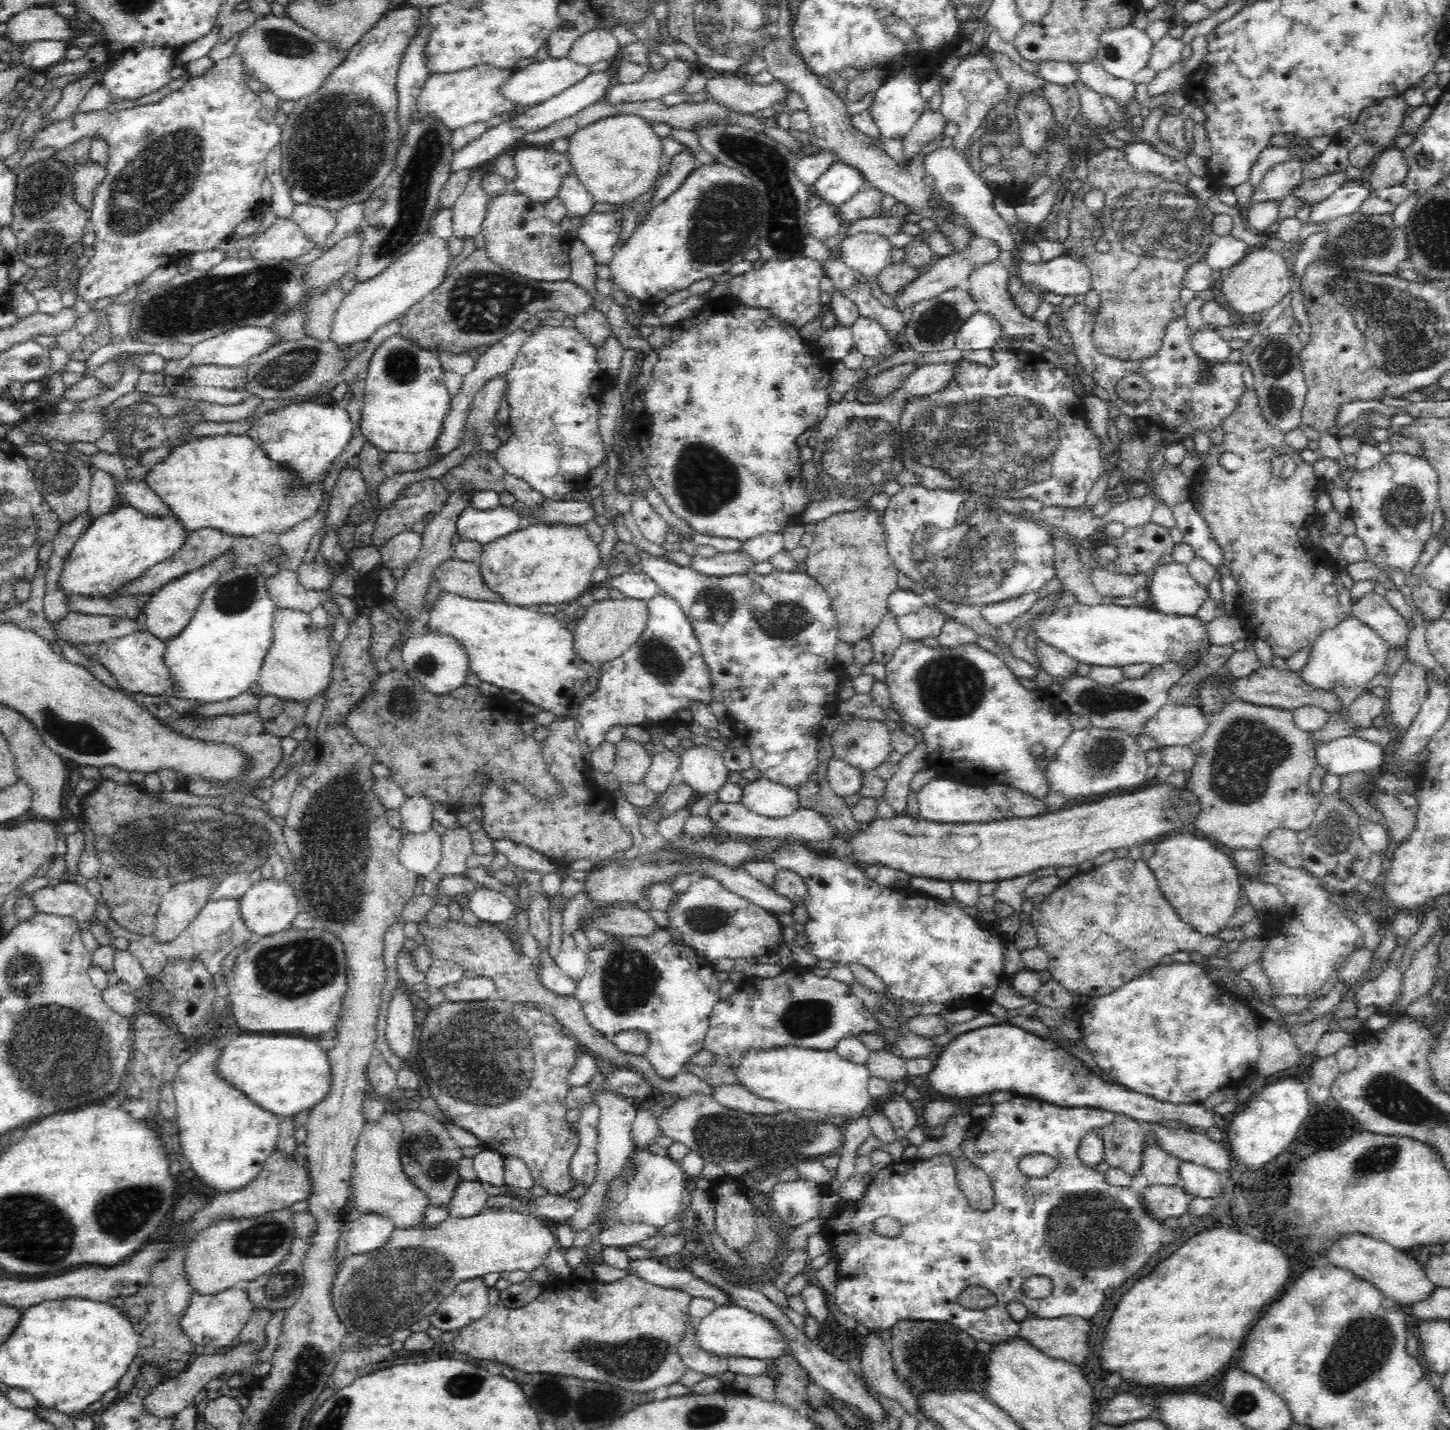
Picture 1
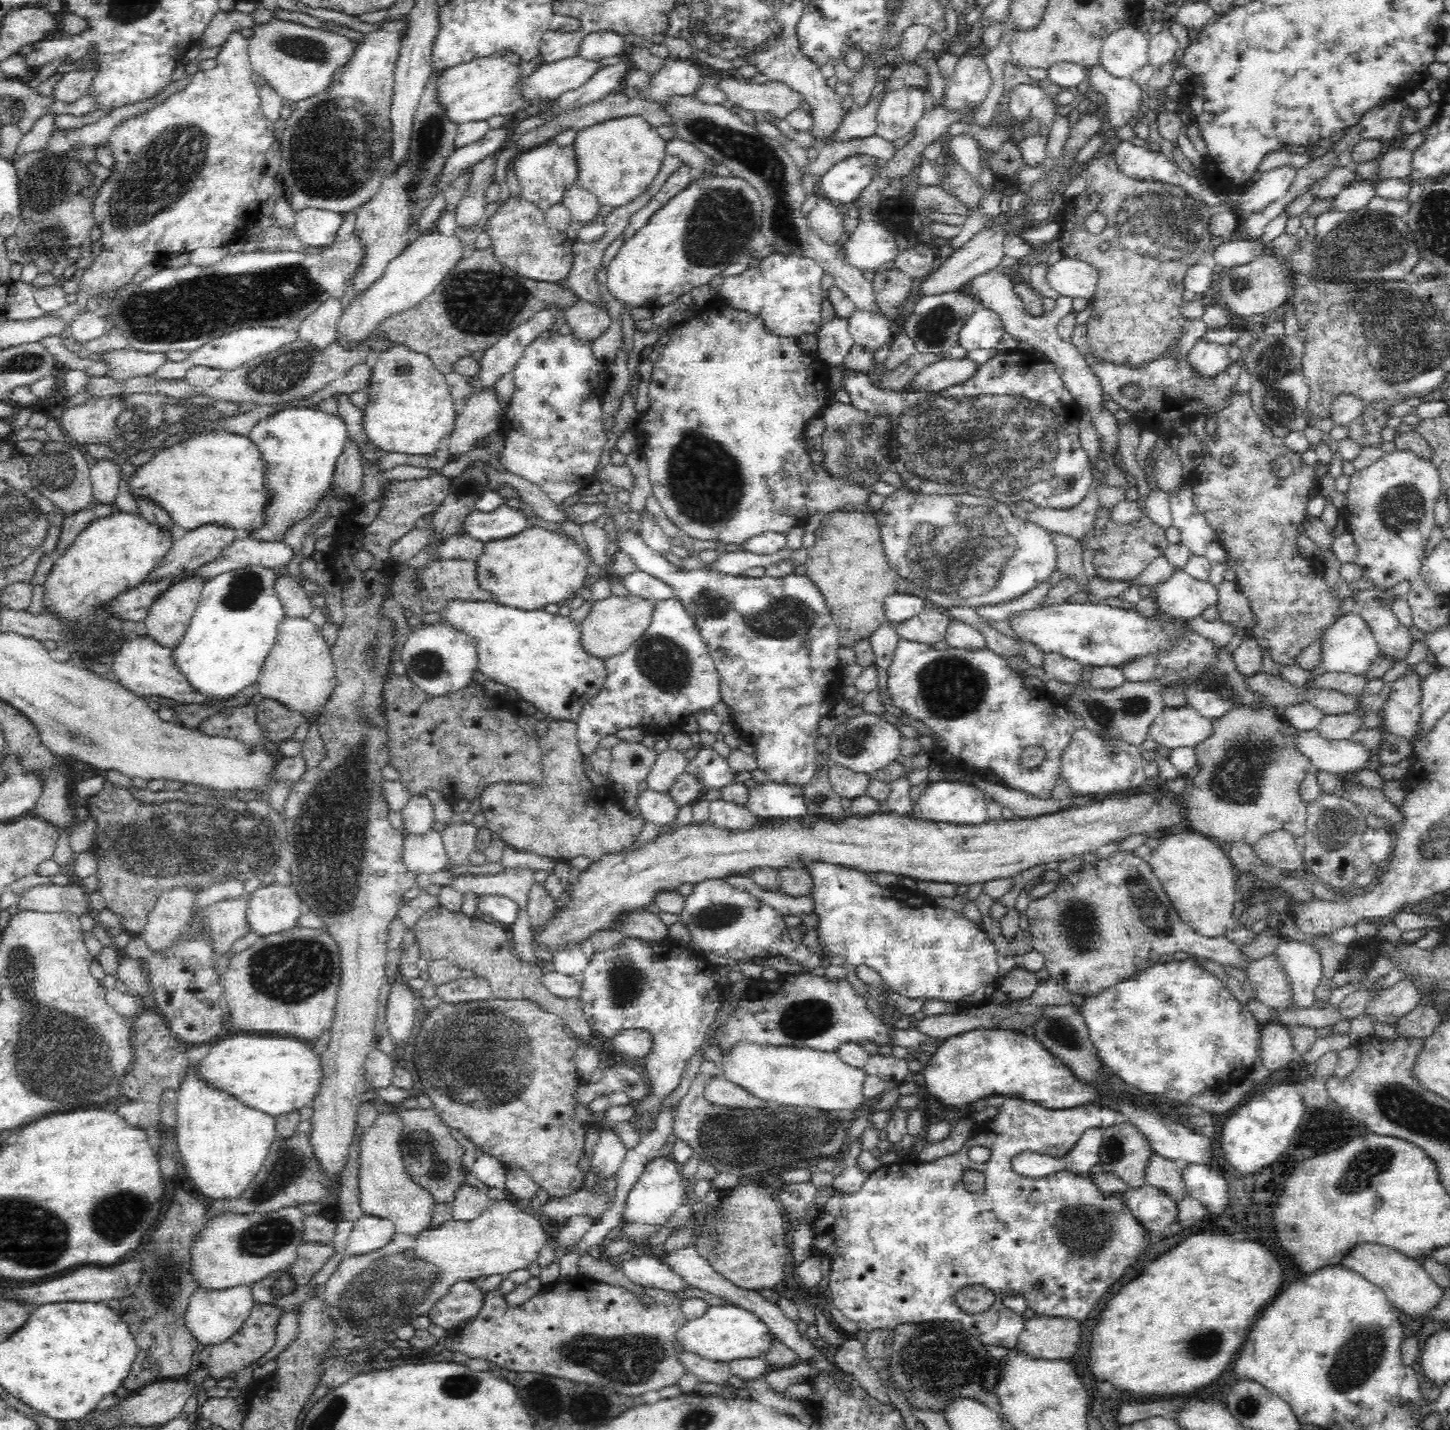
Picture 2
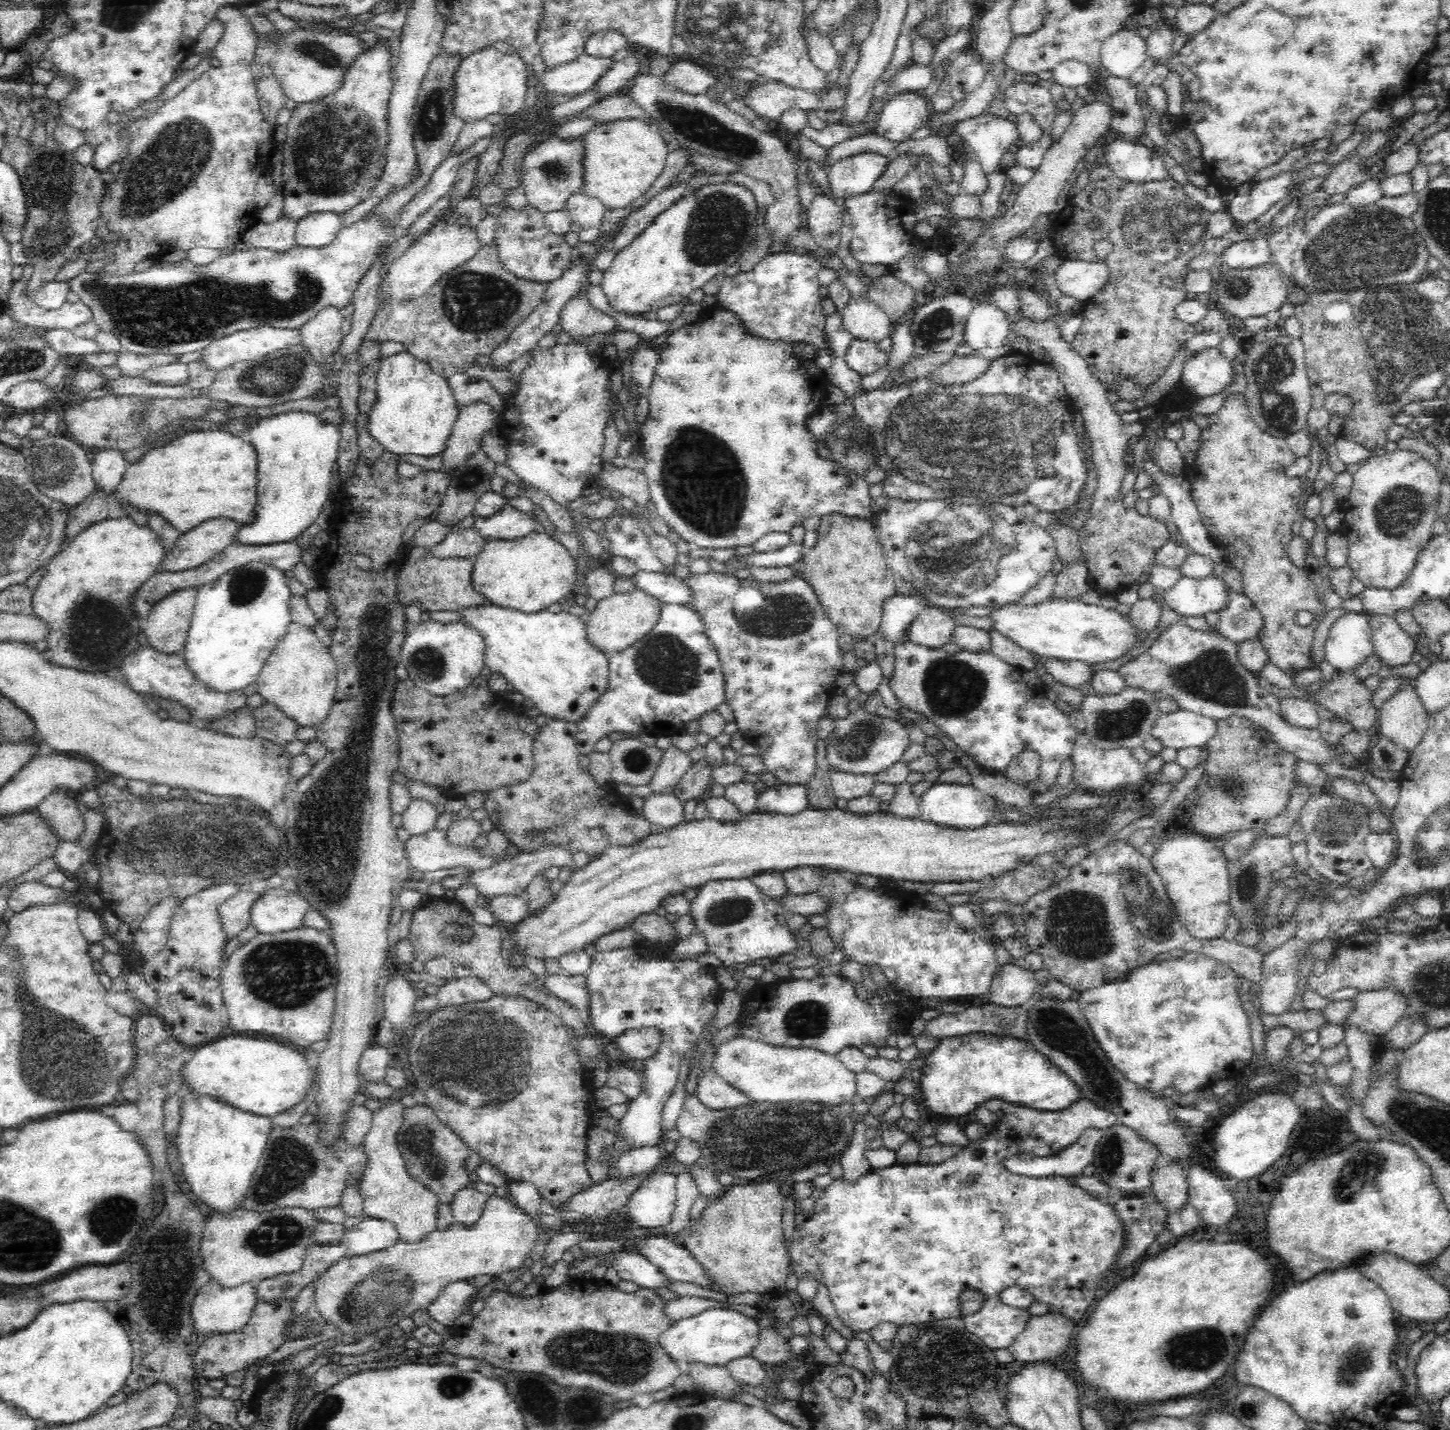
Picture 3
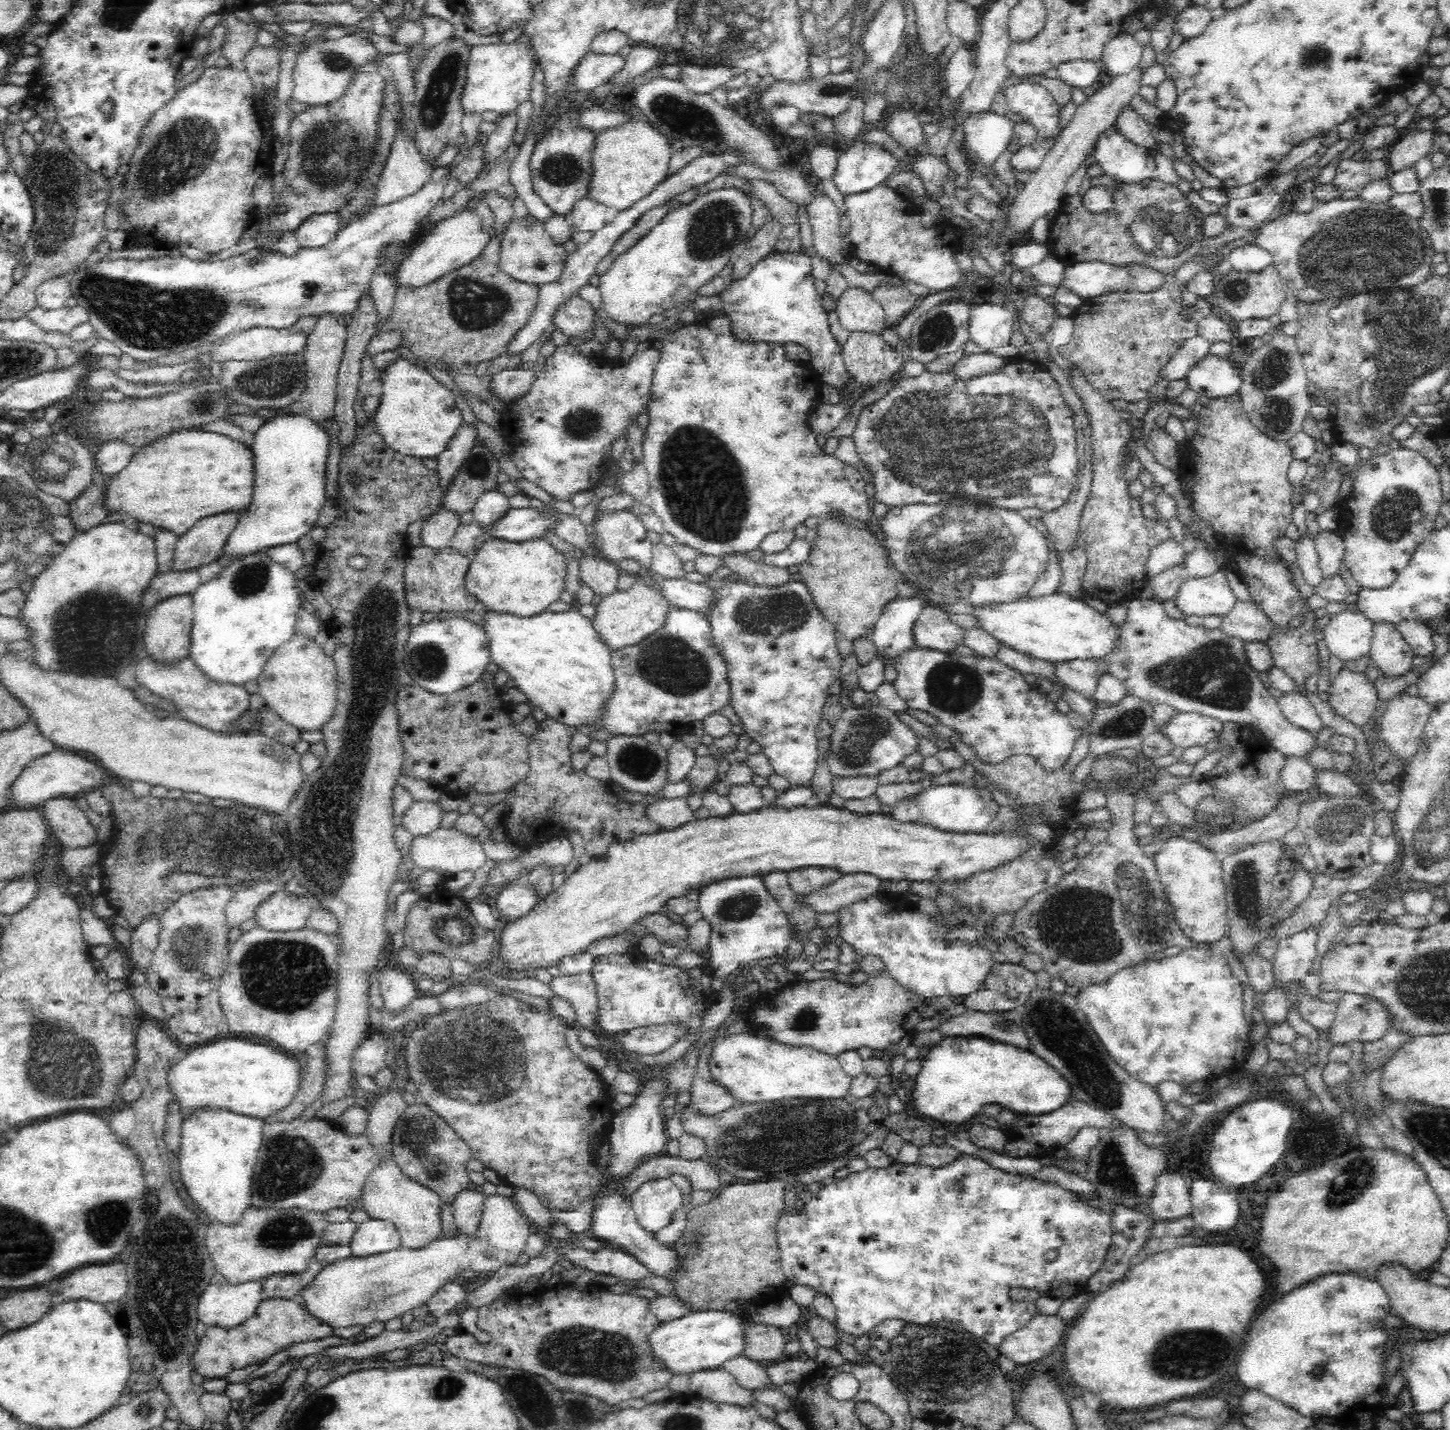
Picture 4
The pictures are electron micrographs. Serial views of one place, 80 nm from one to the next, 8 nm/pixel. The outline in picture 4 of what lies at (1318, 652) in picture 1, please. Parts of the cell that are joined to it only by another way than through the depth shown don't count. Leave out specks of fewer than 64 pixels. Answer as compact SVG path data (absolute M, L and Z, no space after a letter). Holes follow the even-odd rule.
M1342 610L1323 626L1325 644L1330 654L1344 661L1356 660L1371 649L1373 622L1357 610Z

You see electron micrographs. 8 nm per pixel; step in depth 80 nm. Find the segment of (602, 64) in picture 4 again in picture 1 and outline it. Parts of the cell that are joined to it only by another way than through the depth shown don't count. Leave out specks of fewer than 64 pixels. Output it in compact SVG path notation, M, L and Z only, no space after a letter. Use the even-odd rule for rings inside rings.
M548 57L525 68L517 68L510 81L502 84L502 95L508 99L514 99L516 106L523 110L533 104L538 105L553 96L558 96L564 90L574 86L574 84L578 84L588 74L590 74L590 65L574 62L568 57Z

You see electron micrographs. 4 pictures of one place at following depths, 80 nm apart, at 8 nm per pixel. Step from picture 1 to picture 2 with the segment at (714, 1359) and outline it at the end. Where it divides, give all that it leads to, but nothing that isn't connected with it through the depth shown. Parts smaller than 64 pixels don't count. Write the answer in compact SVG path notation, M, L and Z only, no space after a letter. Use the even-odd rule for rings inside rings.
M677 1352L679 1361L690 1374L694 1374L699 1382L726 1386L730 1380L729 1363L707 1361L701 1356L686 1352Z

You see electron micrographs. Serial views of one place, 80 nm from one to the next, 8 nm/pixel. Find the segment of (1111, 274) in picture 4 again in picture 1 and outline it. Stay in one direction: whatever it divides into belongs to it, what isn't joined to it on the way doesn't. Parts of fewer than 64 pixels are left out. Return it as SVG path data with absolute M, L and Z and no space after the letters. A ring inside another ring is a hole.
M1064 254L1048 262L1023 262L1019 268L1018 278L1038 291L1053 292L1060 296L1084 296L1092 290L1090 270Z

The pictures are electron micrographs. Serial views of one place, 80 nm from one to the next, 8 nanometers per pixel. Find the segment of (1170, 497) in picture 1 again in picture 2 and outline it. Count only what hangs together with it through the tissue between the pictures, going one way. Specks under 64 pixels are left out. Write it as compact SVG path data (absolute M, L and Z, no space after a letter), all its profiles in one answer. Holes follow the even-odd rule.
M1170 444L1164 450L1160 450L1152 466L1158 489L1162 491L1168 492L1170 489L1178 488L1182 480L1188 479L1183 474L1179 451L1170 448Z

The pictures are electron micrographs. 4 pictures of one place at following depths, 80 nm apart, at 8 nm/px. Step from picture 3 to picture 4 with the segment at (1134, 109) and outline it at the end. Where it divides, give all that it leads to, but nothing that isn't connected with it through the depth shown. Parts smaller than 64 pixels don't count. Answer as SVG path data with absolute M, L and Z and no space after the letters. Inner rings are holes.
M1130 103L1122 108L1122 112L1120 112L1120 116L1118 116L1114 125L1134 144L1145 148L1147 152L1152 154L1152 157L1156 156L1157 140L1150 133L1153 126L1134 111Z

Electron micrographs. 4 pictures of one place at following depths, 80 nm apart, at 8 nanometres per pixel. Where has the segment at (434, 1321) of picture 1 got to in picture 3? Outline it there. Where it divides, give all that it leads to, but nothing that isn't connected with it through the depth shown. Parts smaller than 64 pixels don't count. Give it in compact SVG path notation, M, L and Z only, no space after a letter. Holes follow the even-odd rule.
M466 1280L452 1282L428 1305L428 1314L432 1319L449 1328L458 1316L468 1313L474 1295L473 1286L470 1286Z

